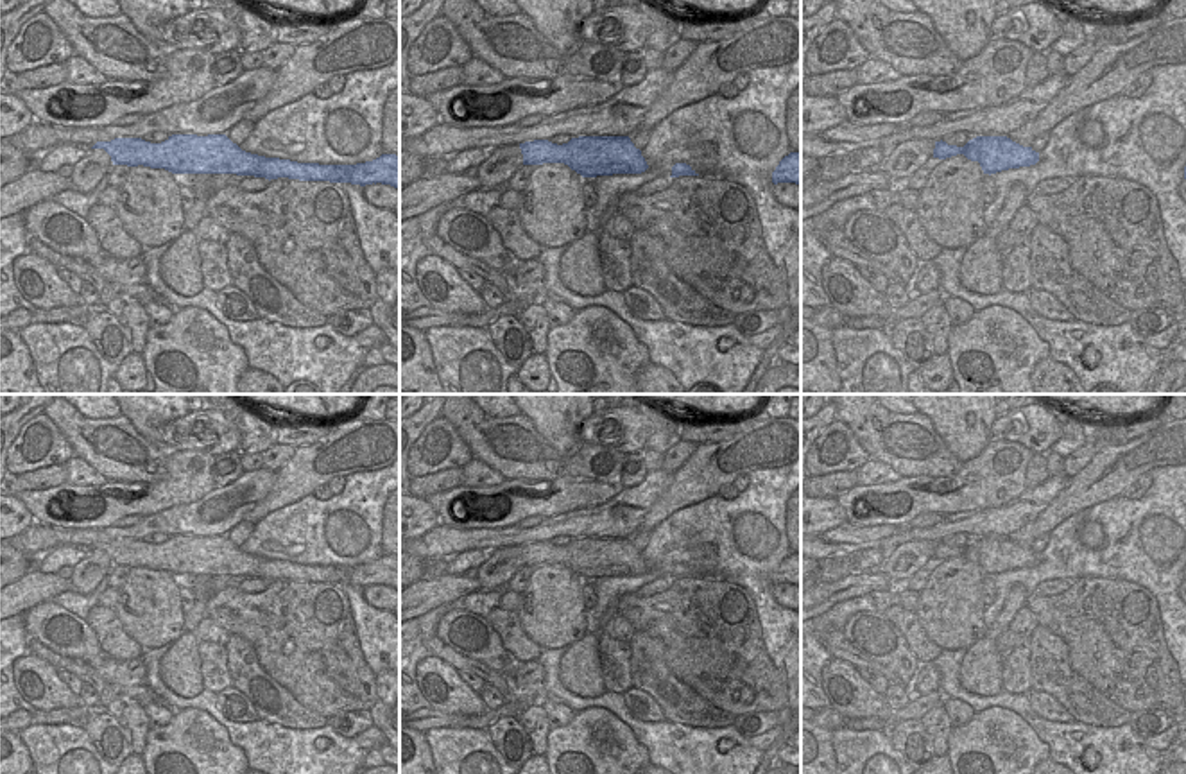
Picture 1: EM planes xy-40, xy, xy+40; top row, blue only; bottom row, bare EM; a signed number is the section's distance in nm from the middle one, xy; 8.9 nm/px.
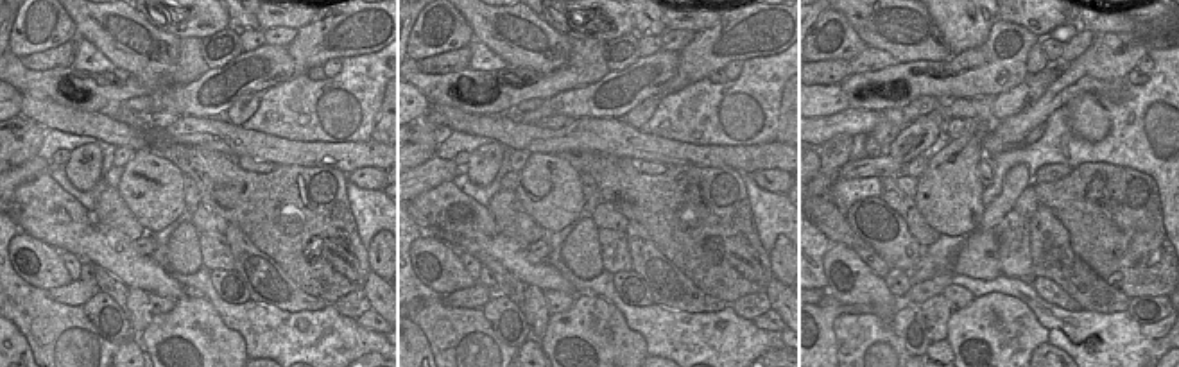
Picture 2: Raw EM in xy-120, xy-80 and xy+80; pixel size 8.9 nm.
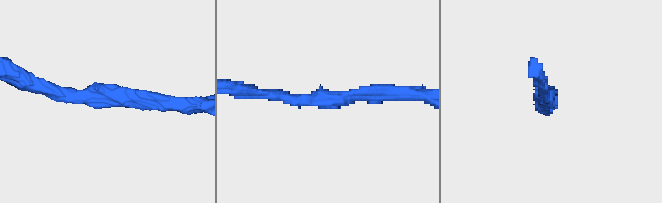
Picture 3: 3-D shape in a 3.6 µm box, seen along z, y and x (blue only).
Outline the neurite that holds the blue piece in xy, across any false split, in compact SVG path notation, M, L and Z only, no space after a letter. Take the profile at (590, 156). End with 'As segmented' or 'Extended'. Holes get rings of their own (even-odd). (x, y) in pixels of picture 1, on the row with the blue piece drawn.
M579 136L557 145L548 140L520 143L523 165L564 163L582 177L641 174L649 168L629 136Z. As segmented

